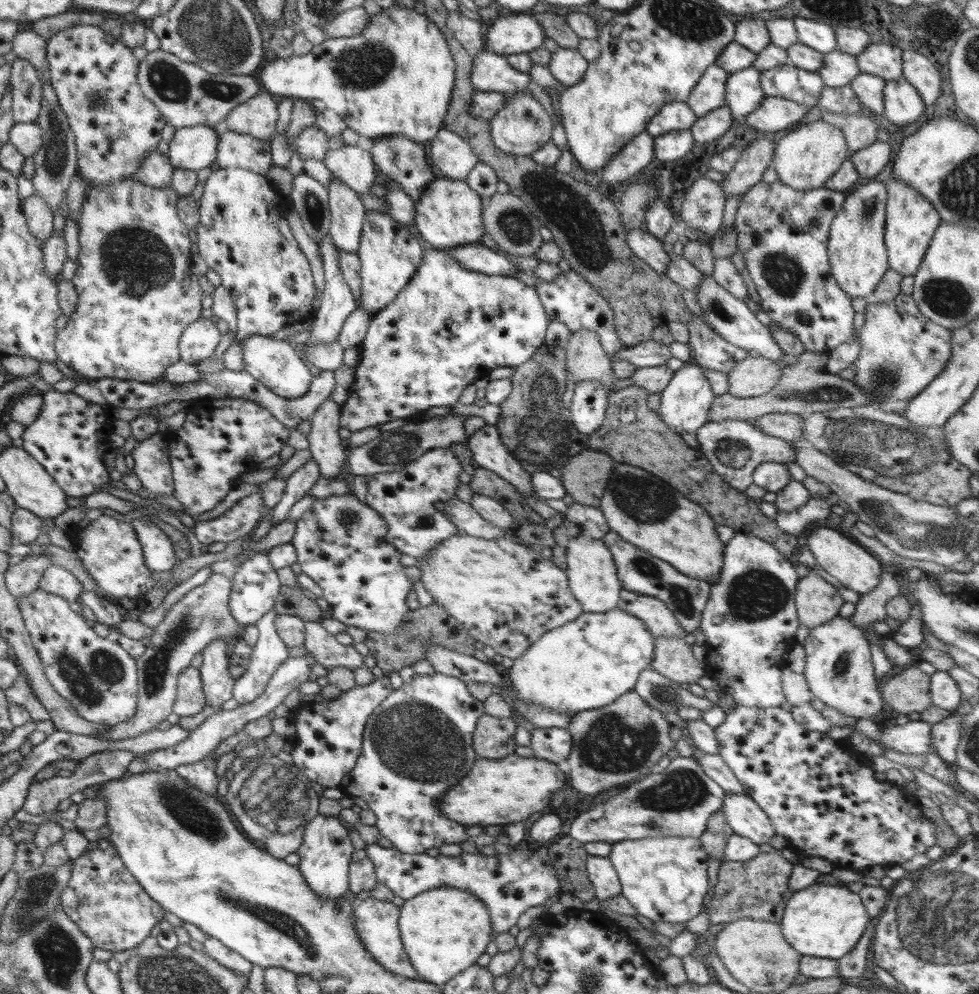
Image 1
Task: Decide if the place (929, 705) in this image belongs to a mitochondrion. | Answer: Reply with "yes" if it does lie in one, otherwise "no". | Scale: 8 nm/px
no

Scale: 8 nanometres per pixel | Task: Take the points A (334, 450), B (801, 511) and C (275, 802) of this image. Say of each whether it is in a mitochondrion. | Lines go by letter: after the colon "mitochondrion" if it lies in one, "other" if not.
A: other
B: other
C: mitochondrion

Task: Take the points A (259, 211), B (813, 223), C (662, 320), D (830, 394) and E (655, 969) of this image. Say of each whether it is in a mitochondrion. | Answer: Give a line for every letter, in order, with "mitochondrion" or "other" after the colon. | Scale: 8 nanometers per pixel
A: other
B: other
C: other
D: mitochondrion
E: other

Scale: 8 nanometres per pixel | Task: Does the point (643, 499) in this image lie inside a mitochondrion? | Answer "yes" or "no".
yes

